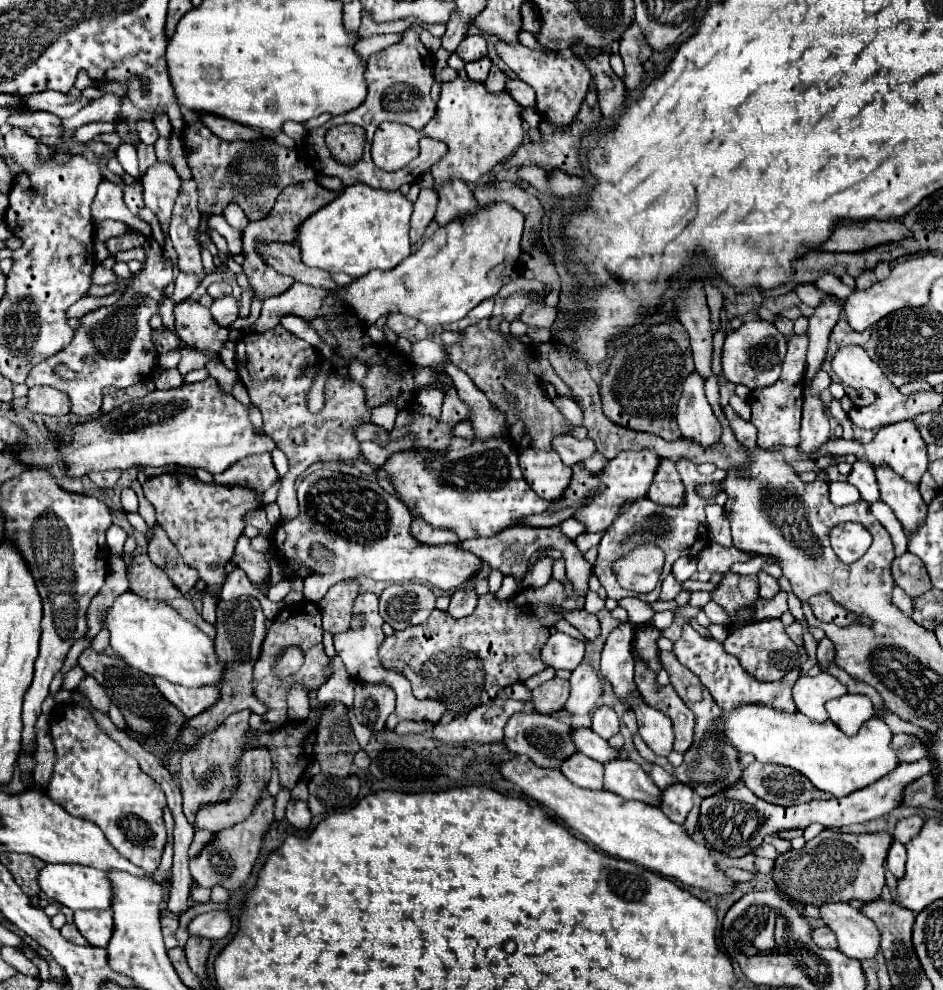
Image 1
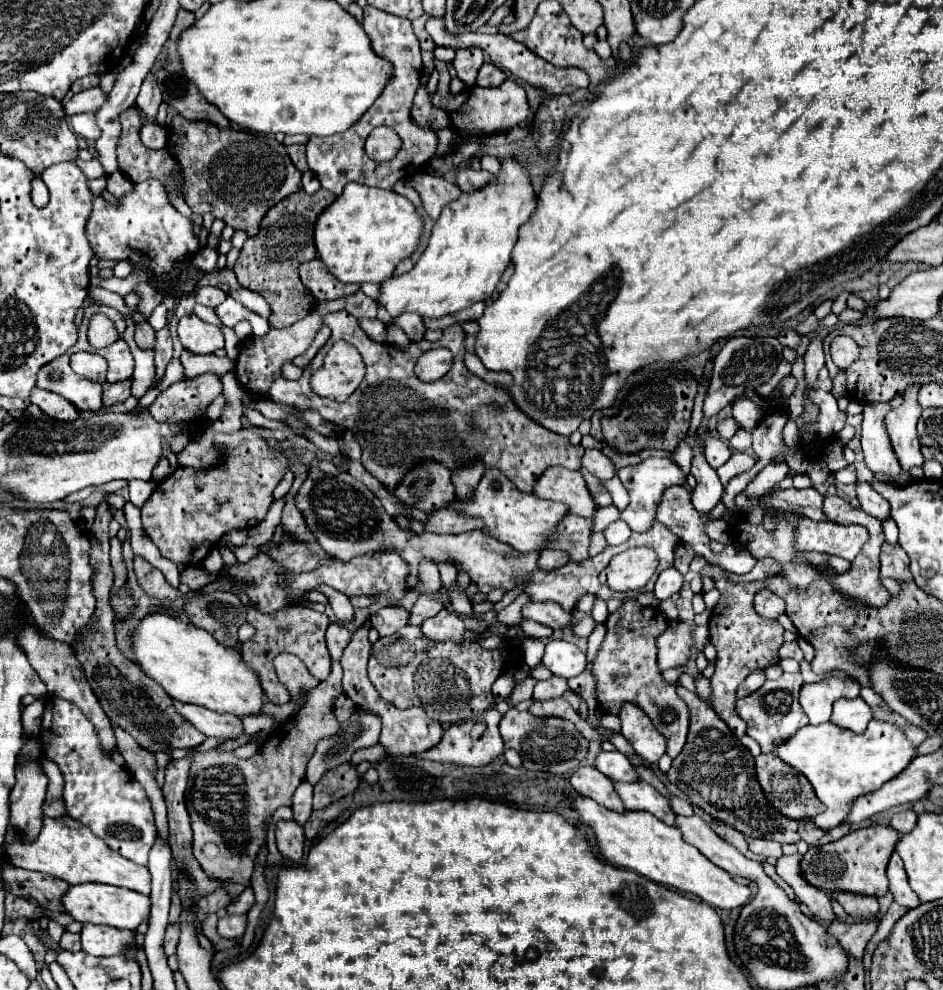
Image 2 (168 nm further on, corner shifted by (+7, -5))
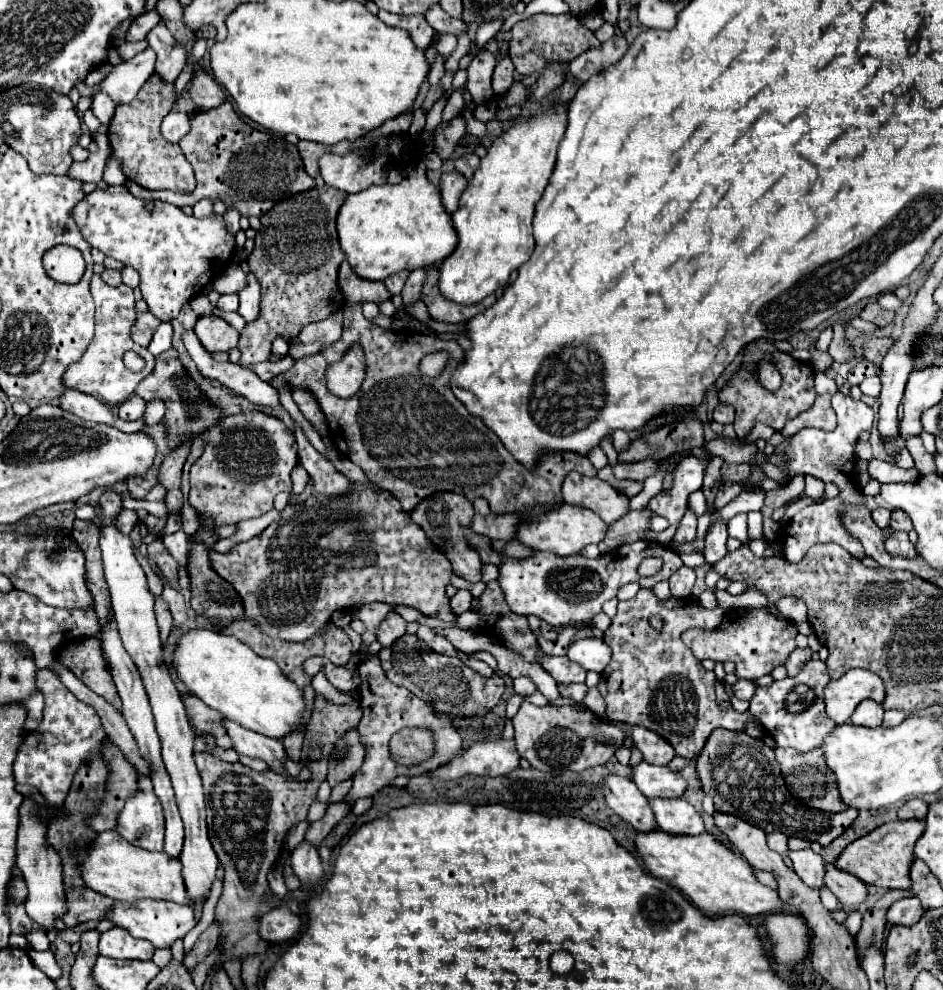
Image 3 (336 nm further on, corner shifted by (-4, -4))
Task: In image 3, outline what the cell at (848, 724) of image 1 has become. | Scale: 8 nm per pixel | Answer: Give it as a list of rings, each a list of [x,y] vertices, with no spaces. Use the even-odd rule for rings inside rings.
[[[864,700],[860,702],[860,706],[856,706],[850,722],[856,726],[866,726],[866,728],[876,728],[882,724],[882,704],[872,702],[872,700]]]

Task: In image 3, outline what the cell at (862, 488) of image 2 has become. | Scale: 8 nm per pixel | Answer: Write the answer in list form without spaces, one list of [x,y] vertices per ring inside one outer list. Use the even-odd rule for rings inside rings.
[[[892,510],[892,518],[890,518],[890,526],[894,530],[904,530],[910,532],[912,530],[912,520],[902,512],[902,510]]]

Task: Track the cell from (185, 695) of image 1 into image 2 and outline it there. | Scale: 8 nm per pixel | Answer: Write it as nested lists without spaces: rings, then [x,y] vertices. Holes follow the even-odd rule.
[[[177,703],[177,713],[185,715],[189,723],[193,723],[199,731],[203,731],[207,737],[219,737],[219,739],[239,739],[245,729],[241,719],[233,715],[217,715],[215,711],[209,711],[205,707],[193,707],[189,703]]]

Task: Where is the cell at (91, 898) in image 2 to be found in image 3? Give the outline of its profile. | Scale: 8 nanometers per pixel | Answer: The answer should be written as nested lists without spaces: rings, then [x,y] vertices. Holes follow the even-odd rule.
[[[142,898],[136,902],[114,902],[114,906],[106,912],[104,920],[110,920],[116,926],[128,930],[134,938],[144,938],[152,942],[156,948],[170,948],[176,938],[184,938],[186,932],[196,924],[190,906],[152,898]]]

